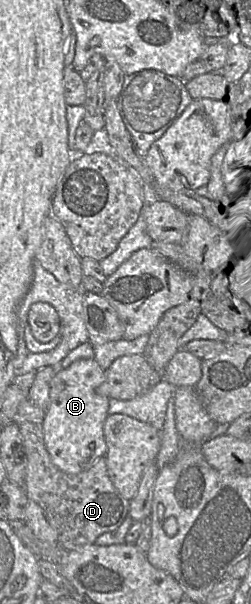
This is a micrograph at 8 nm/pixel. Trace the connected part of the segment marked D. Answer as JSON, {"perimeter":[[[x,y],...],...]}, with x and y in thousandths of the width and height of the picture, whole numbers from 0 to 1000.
{"perimeter":[[[92,697],[76,705],[108,752],[96,810],[112,826],[135,828],[167,841],[227,882],[231,897],[279,912],[378,901],[398,886],[462,877],[514,851],[518,829],[450,803],[418,755],[343,780],[259,783],[203,762],[179,737],[167,700]]]}

